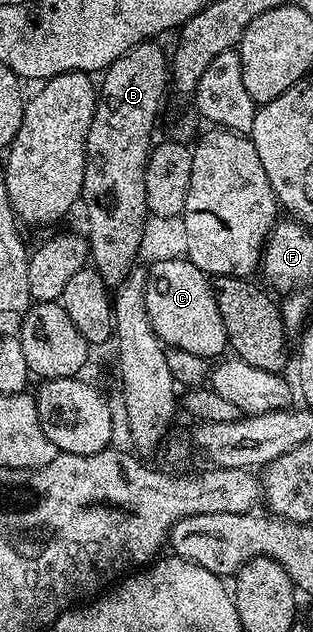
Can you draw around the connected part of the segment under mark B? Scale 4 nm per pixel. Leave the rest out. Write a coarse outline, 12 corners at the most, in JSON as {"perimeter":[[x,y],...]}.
{"perimeter":[[158,41],[106,68],[84,234],[110,289],[135,266],[146,162],[172,79]]}

